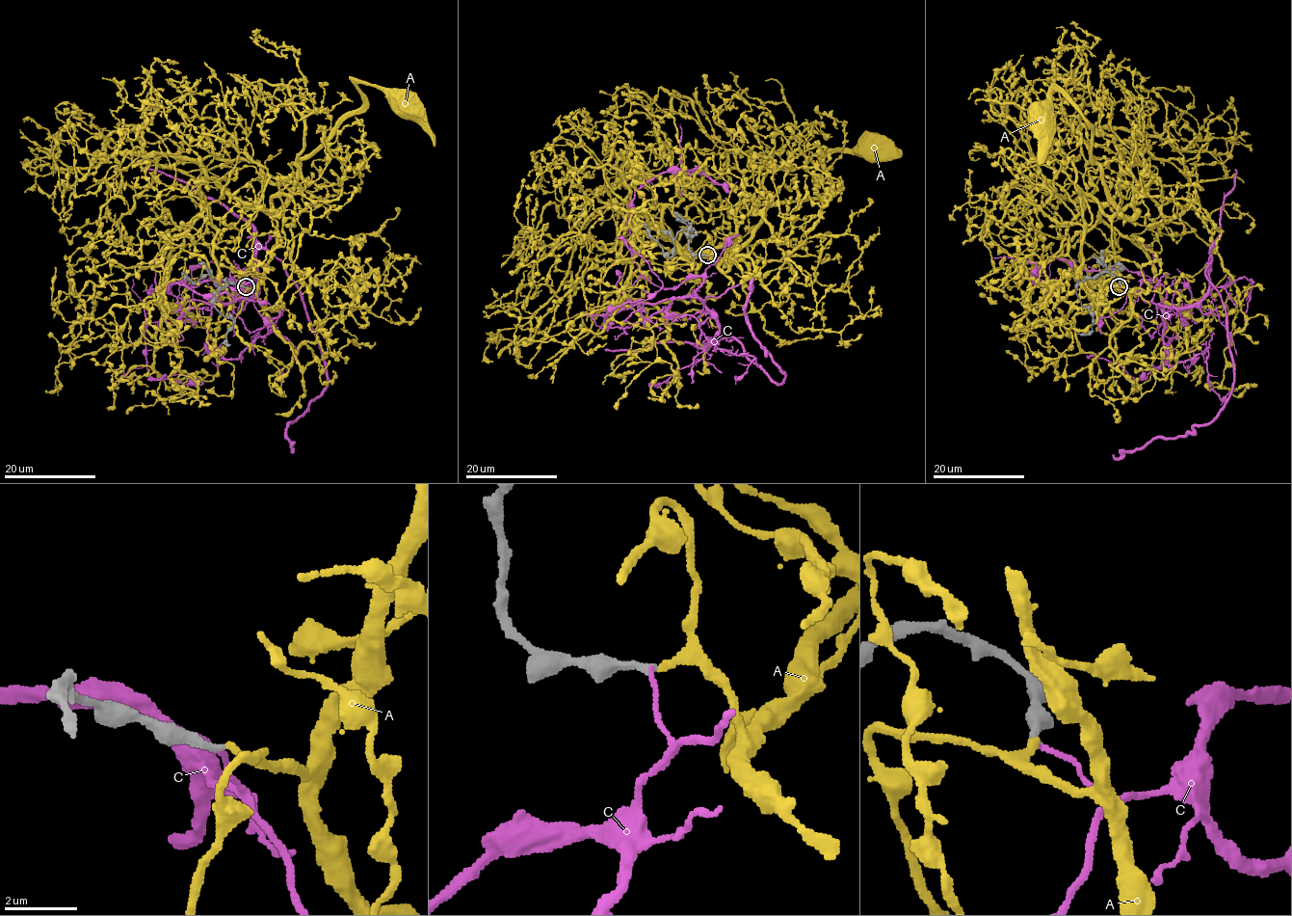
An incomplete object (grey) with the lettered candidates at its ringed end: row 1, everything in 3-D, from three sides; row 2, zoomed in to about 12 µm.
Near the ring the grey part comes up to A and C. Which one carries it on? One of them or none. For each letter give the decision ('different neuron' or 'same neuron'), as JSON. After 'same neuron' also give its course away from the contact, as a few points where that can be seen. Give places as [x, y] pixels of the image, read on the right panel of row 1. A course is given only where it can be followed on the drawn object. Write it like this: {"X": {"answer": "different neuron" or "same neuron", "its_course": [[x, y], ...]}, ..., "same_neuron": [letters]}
{"A": {"answer": "same neuron", "its_course": [[1120, 286], [1113, 219], [1136, 211], [1127, 217], [1111, 198], [1092, 124], [1060, 93], [1040, 119]]}, "C": {"answer": "different neuron"}, "same_neuron": ["A"]}

